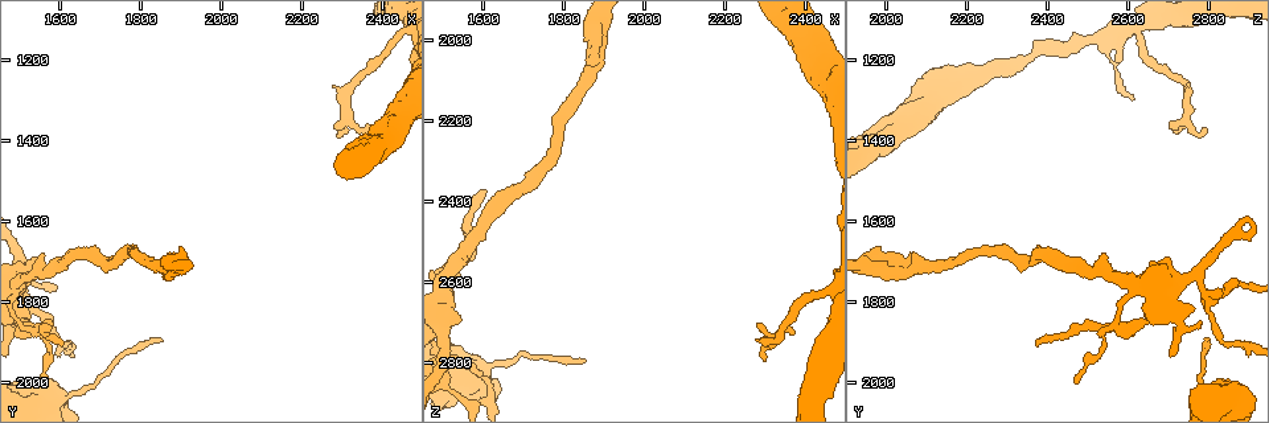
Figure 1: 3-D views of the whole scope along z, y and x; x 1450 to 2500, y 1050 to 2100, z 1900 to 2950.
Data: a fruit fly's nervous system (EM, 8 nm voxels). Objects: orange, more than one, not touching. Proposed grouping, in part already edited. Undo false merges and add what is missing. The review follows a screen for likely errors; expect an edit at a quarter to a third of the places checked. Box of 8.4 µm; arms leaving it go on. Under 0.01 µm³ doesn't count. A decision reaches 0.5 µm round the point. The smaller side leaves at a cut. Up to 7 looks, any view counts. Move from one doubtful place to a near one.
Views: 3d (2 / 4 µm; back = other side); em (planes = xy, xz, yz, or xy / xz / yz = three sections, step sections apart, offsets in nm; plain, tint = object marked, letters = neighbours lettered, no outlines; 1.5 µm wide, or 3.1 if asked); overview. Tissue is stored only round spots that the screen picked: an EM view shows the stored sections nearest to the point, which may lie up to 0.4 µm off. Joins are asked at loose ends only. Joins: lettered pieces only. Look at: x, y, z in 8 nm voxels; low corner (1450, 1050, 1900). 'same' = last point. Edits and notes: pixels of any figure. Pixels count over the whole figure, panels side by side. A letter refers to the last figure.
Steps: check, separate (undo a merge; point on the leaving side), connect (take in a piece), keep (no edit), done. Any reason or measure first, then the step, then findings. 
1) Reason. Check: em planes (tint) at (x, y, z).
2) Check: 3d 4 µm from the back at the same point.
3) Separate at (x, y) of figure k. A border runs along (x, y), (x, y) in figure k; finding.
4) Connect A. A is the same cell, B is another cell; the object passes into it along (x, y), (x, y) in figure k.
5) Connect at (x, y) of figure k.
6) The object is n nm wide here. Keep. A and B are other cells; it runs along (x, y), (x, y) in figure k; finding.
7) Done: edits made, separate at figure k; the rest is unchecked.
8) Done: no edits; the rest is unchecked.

Sudden change in width. Check: em planes (letters) at (1655, 2020, 2805).

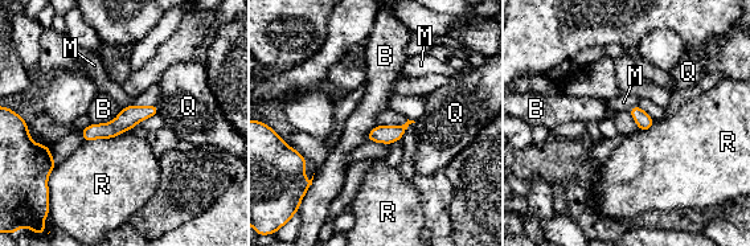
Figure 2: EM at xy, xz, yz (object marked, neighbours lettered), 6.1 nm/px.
The longest contact is with R, 220 nm. Keep. B, M, Q and R are other cells; a border runs along (119, 134), (85, 143) in figure 2; continuous, no second neuron.

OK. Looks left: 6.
Arms part here. Check: 3d 4 µm at (1555, 1865, 2540).

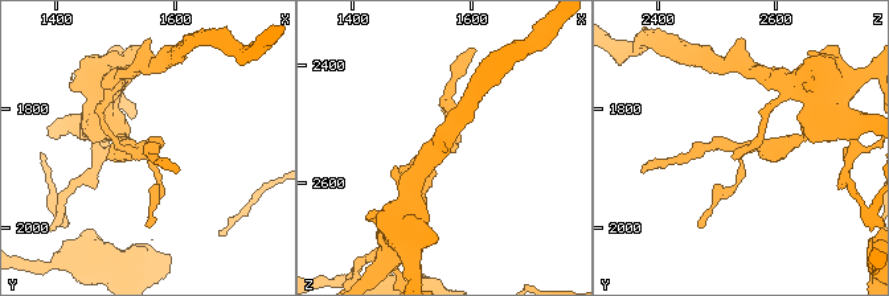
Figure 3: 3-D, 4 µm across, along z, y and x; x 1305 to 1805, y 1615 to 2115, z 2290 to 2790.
Need the tissue. Check: em yz step 4 (plain) at (1550, 1875, 2540).

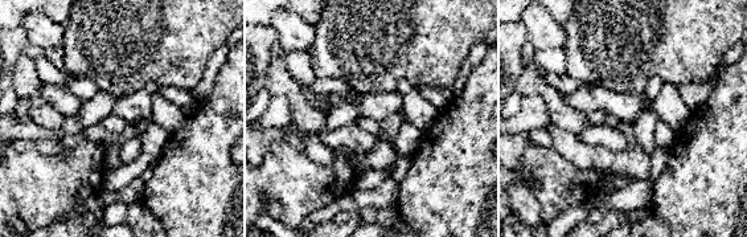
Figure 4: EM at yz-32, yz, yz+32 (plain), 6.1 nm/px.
See the neighbours. Check: em yz step 4 (letters) at the same point.

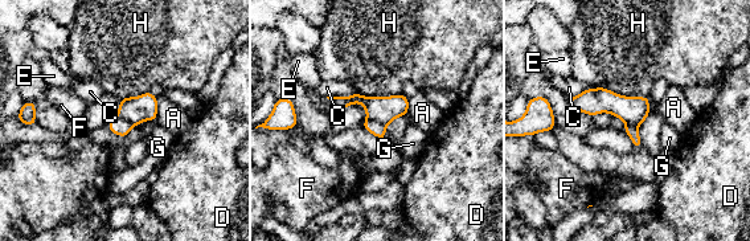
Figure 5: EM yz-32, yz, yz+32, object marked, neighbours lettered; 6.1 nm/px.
The longest contact is with H, 300 nm. Separate at (380, 109) of figure 5. A, C, D, E, F, G and H are other cells; the part that leaves runs along (572, 99), (611, 102), (646, 111) in figure 5; two neurons meet here.

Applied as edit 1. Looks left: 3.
Thin neck. Check: 3d 2 µm at (1880, 1720, 2050).

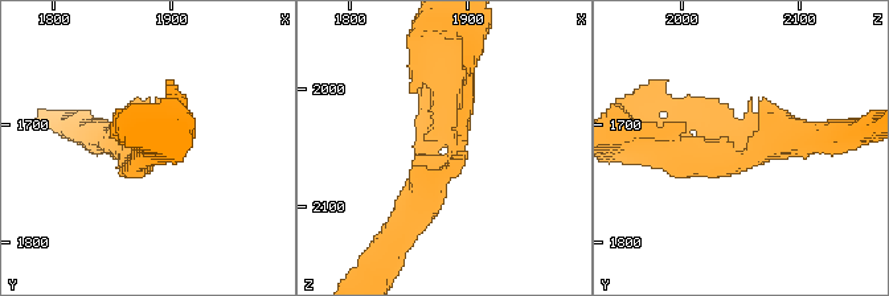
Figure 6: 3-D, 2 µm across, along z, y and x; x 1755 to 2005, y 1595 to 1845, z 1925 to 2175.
The arms are 200, 240 nm wide. Check: em xy step 8 (tint) at (1876, 1720, 2046).

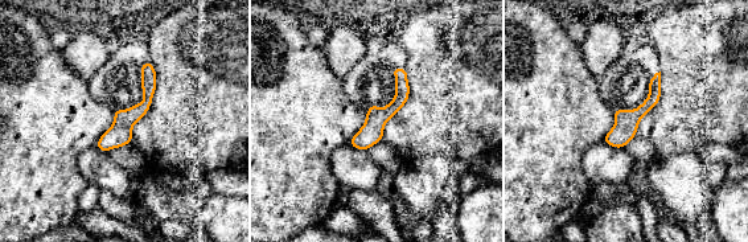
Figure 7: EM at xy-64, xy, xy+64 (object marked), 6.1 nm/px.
Check: em planes (letters) at the same point.

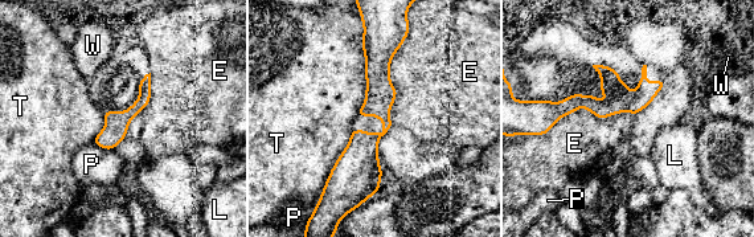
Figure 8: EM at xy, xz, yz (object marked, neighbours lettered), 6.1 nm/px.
The object is 130 nm wide here. Keep. E, L, P, T and W are other cells; a border runs along (634, 115), (580, 109), (540, 135) in figure 8; continuous, no second neuron.

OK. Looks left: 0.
Done: edits made, separate at figure 5; the rest is unchecked.

